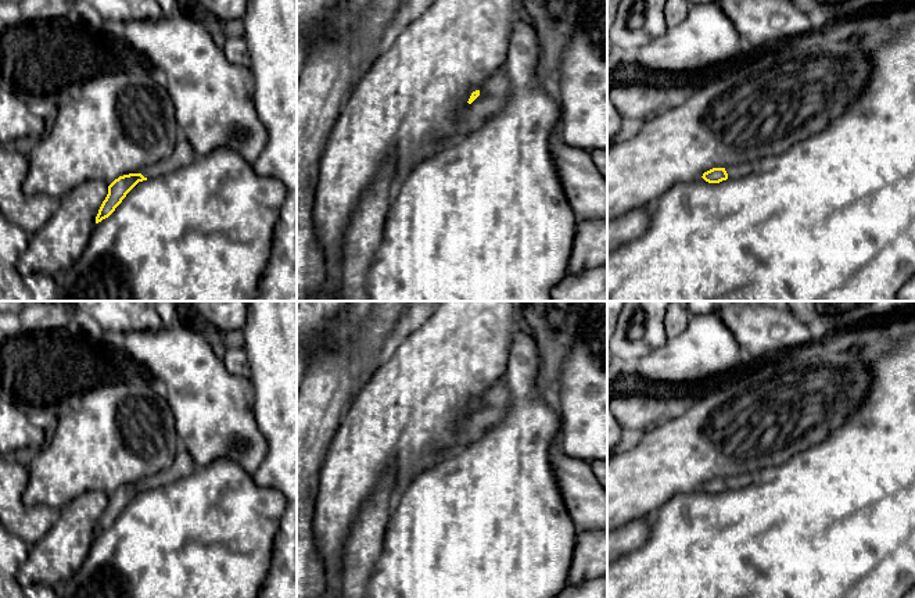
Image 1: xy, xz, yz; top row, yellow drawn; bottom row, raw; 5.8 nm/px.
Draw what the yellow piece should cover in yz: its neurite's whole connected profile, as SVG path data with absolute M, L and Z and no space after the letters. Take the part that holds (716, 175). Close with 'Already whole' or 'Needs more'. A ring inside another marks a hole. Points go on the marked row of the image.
M743 166L713 168L703 173L703 179L708 183L720 183L726 179L739 179L749 172Z. Needs more

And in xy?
M180 136L173 153L168 158L151 165L150 168L144 168L139 173L119 176L108 186L108 194L98 210L96 223L108 218L139 182L164 176L191 164L194 160L195 153L191 144Z. Needs more

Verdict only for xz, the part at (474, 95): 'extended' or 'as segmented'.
extended

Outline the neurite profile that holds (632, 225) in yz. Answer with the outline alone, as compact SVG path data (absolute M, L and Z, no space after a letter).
M652 207L635 210L624 216L607 222L607 254L642 236L650 222Z

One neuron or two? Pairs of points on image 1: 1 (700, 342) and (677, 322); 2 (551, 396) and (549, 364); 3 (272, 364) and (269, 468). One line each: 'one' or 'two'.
1: two
2: one
3: one

